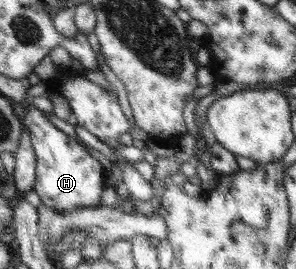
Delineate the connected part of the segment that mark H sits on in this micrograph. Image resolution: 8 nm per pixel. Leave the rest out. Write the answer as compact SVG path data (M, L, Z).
M32 104L25 105L25 115L21 119L25 131L30 134L36 163L34 190L42 203L50 209L72 211L82 207L98 207L100 197L106 187L106 170L73 138L54 126L46 114Z

